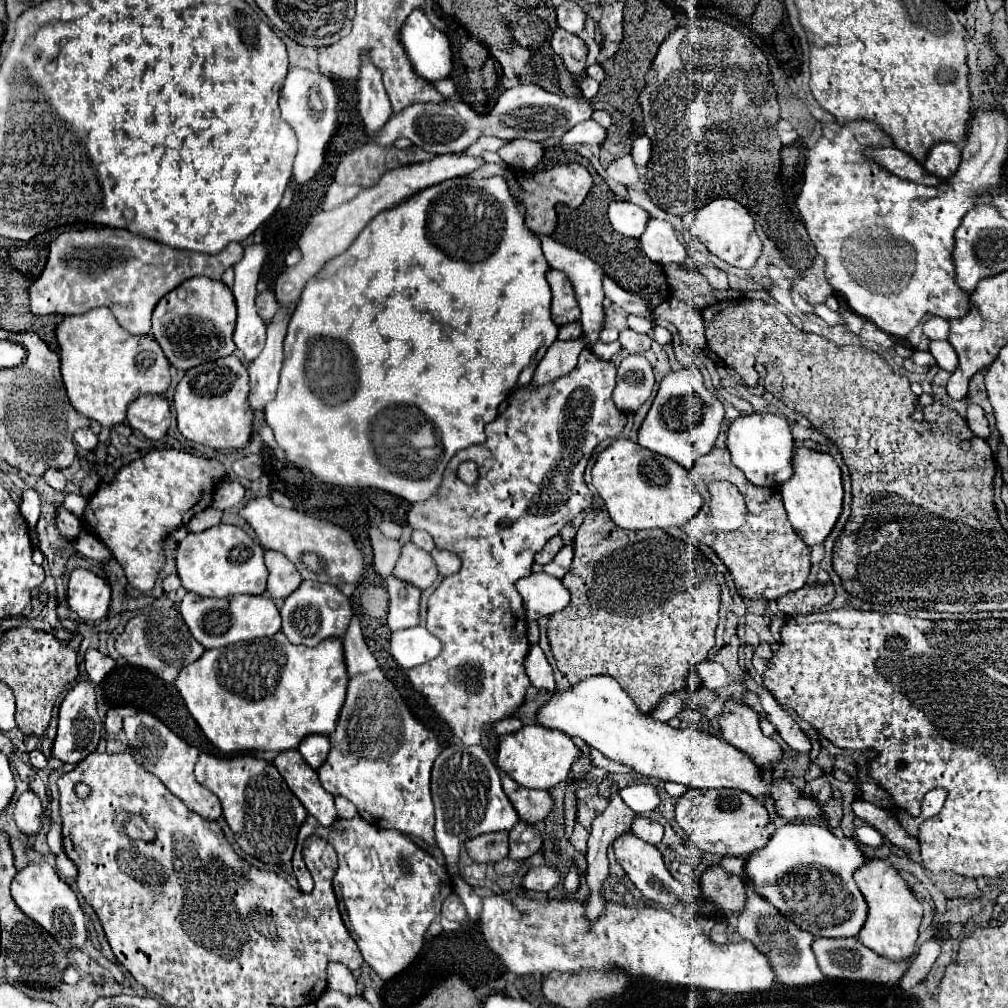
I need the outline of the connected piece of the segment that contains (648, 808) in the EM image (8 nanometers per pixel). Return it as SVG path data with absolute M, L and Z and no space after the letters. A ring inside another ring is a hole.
M638 782L620 790L620 796L628 808L636 814L650 814L654 808L660 806L660 794L654 784Z

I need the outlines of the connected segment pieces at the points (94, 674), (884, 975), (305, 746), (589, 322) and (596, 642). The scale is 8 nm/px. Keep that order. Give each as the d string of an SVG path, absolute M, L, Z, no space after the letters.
M86 650L84 662L86 662L86 672L94 684L98 684L116 664L108 654L102 654L98 650Z
M816 938L814 944L812 944L812 950L816 954L816 960L818 960L818 966L820 966L822 974L826 974L830 978L878 982L878 984L886 984L886 986L898 984L898 980L904 976L904 972L910 968L910 962L912 962L912 958L892 962L892 960L888 960L884 956L878 956L870 948L862 946L856 938L840 938L840 940Z
M310 734L302 740L298 750L304 756L304 760L314 770L318 770L330 752L330 740L328 740L328 736L322 736L322 734Z
M534 234L534 236L542 240L544 256L548 260L550 268L564 270L564 274L568 274L568 278L570 278L570 282L572 282L572 286L576 290L580 310L582 310L582 318L580 318L580 322L582 322L582 340L584 340L586 348L592 348L600 338L600 330L602 330L602 322L604 322L604 308L602 308L602 300L604 300L602 274L604 274L604 270L598 264L594 264L588 256L584 256L582 252L566 248L566 246L558 244L556 240L552 240L550 236L542 236L542 234Z
M590 510L586 514L578 534L576 534L574 562L572 562L568 574L562 578L562 582L570 590L572 602L570 602L570 606L566 606L566 610L562 610L562 612L558 612L550 618L548 638L550 638L552 654L556 658L556 666L568 678L568 682L572 686L580 684L590 674L608 674L622 686L622 690L632 698L632 702L638 706L640 712L650 714L658 706L658 702L662 700L664 694L678 692L678 690L686 688L690 670L696 668L702 660L706 660L710 648L714 648L714 632L716 632L716 626L718 626L718 608L720 608L720 586L716 582L716 568L714 568L712 562L708 562L708 558L704 554L698 552L698 548L668 536L664 530L642 530L642 532L640 530L636 530L636 532L630 530L628 532L628 530L618 528L612 522L612 518L608 516L606 510Z

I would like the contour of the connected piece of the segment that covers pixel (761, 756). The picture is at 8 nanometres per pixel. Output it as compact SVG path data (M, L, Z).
M726 698L720 716L720 732L726 742L750 754L760 768L766 768L780 760L782 750L772 738L766 738L760 732L760 718L762 716L748 704Z

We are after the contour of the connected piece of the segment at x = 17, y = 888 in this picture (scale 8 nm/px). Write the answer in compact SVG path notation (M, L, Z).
M32 862L22 868L14 880L12 880L12 898L18 904L18 908L28 914L34 922L38 922L42 928L46 928L58 944L68 948L80 948L86 942L86 926L84 926L84 912L78 904L78 898L74 890L60 880L56 870L46 862Z

